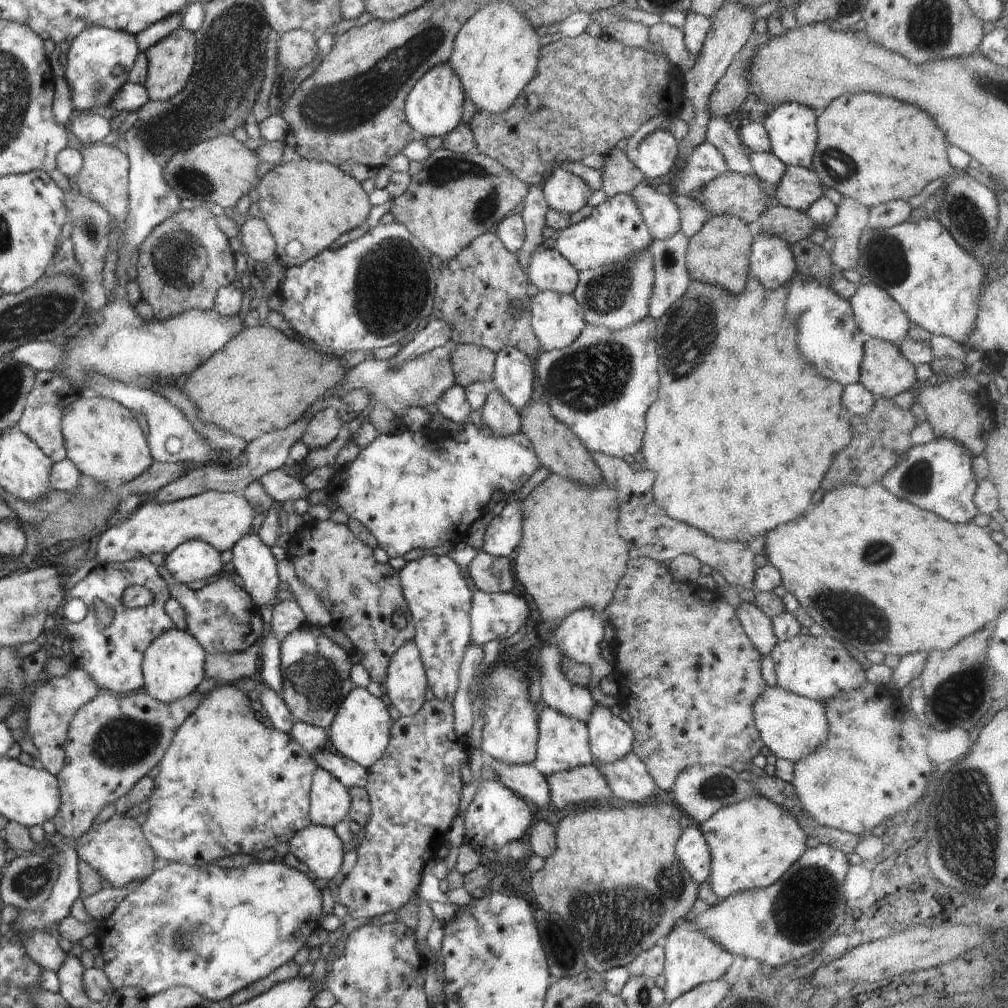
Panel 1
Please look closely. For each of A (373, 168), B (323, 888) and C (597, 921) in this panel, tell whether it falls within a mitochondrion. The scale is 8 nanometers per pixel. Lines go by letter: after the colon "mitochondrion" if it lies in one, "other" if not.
A: other
B: other
C: mitochondrion

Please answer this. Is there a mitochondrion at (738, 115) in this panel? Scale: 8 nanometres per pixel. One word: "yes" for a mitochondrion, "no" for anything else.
no

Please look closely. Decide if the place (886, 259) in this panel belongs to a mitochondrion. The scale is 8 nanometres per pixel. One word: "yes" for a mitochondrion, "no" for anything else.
yes

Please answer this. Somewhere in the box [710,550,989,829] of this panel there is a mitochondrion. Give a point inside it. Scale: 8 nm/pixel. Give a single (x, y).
(859, 622)

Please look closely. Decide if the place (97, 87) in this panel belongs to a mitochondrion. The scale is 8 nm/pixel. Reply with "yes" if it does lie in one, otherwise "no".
yes

